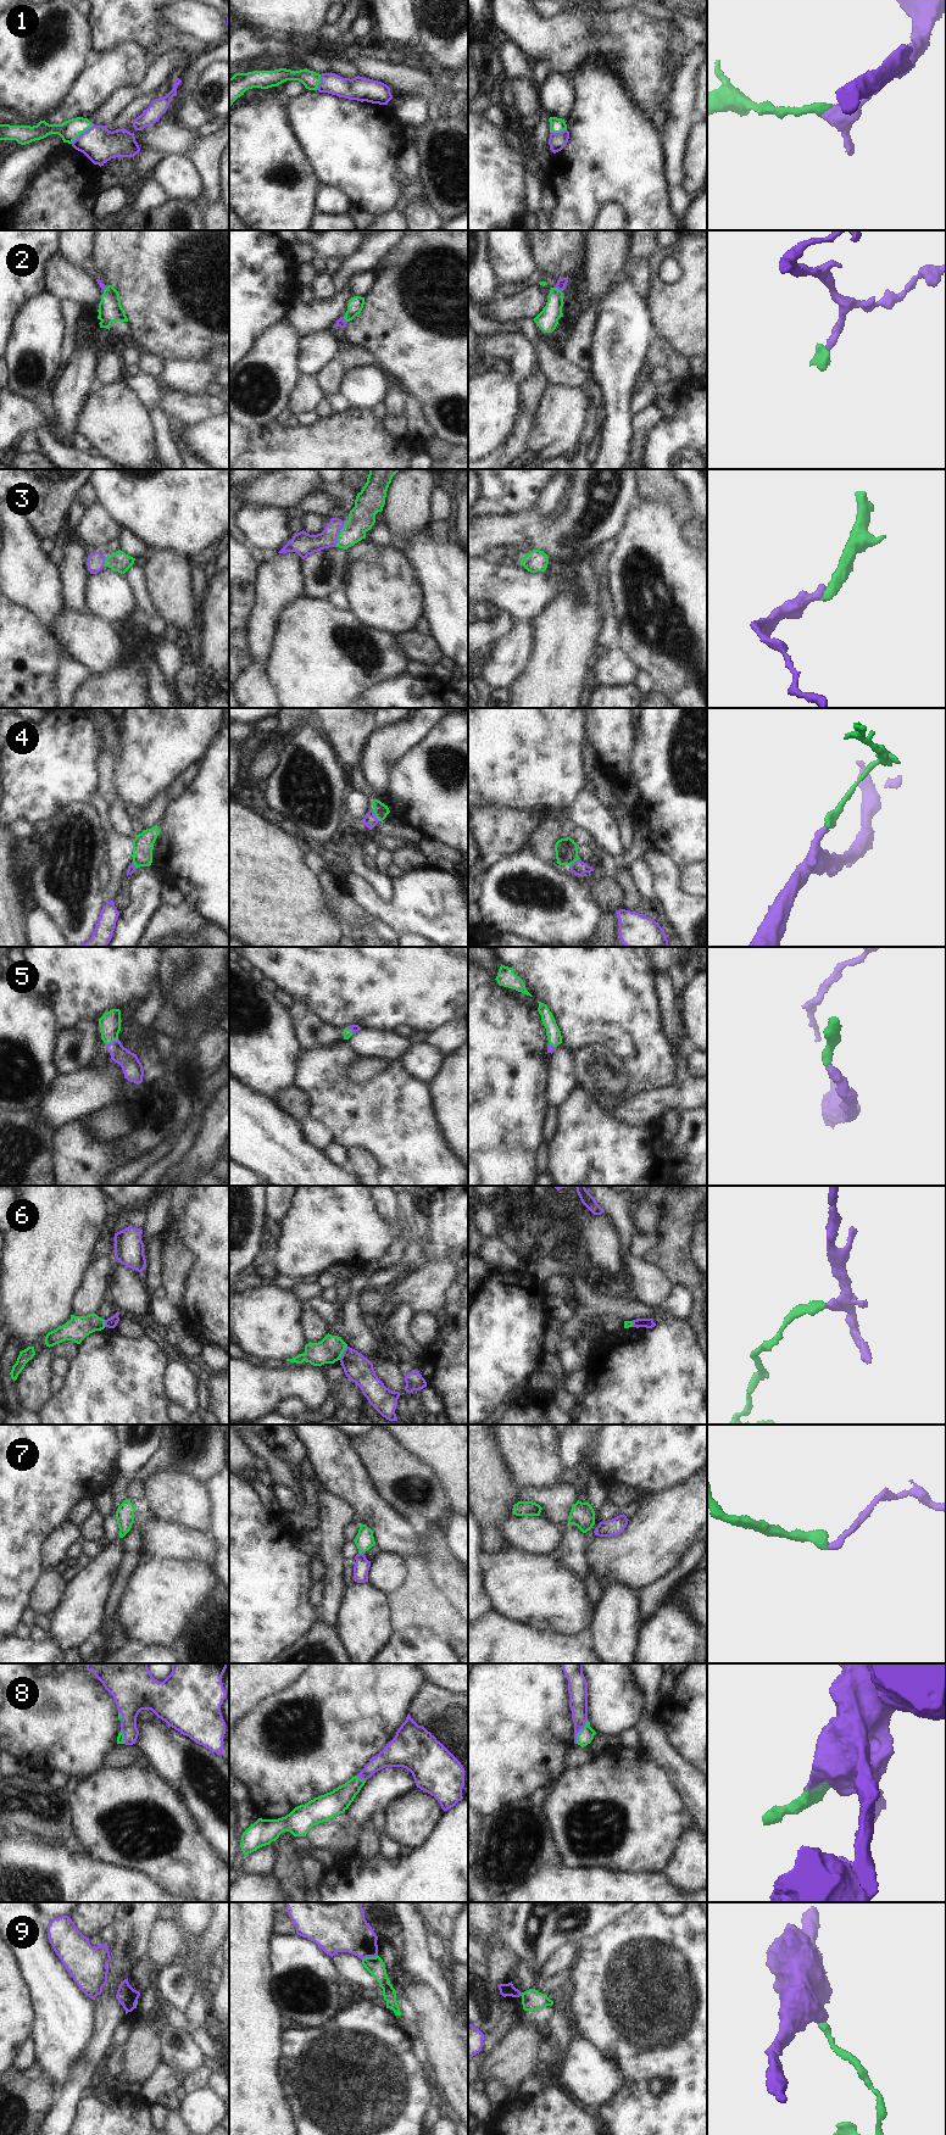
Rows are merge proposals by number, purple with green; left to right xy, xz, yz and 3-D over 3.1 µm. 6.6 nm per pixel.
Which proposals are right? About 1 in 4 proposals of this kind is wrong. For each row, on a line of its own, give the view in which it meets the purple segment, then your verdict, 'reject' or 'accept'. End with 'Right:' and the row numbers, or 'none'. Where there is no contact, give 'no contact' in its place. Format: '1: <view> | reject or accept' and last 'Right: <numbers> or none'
1: xy | accept
2: yz | accept
3: xz | accept
4: xz | accept
5: xy | accept
6: xz | reject
7: xz | accept
8: yz | accept
9: xz | reject
Right: 1, 2, 3, 4, 5, 7, 8

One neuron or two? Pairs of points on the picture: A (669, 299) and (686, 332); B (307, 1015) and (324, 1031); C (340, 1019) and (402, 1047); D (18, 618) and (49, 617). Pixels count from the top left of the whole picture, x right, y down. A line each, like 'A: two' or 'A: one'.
A: one
B: one
C: two
D: two

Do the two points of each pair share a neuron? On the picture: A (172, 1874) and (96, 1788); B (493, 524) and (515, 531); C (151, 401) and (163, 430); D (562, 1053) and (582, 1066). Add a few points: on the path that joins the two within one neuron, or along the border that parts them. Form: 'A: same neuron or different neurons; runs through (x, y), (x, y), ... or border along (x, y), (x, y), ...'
A: same neuron; runs through (142, 1861), (128, 1861), (115, 1851), (95, 1818)
B: same neuron; runs through (497, 529), (510, 530)
C: same neuron; runs through (155, 408), (162, 423)
D: different neurons; border along (571, 1052), (572, 1069), (578, 1087)

